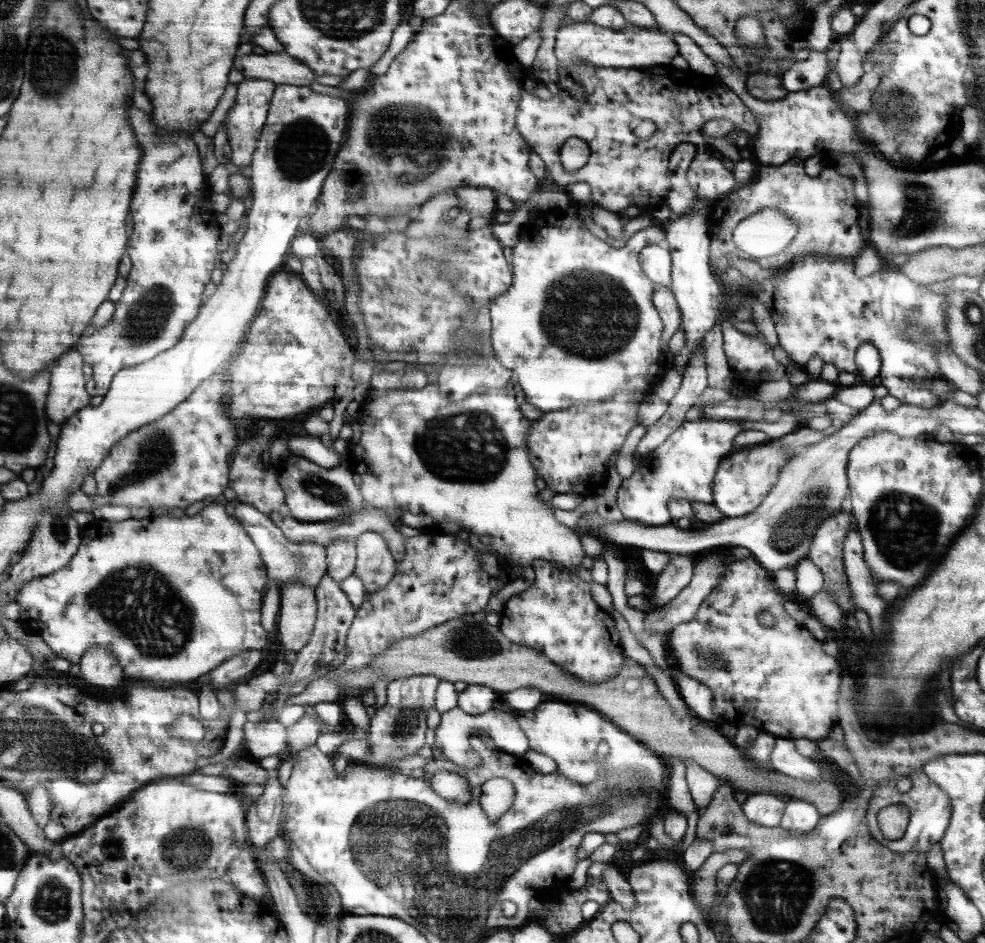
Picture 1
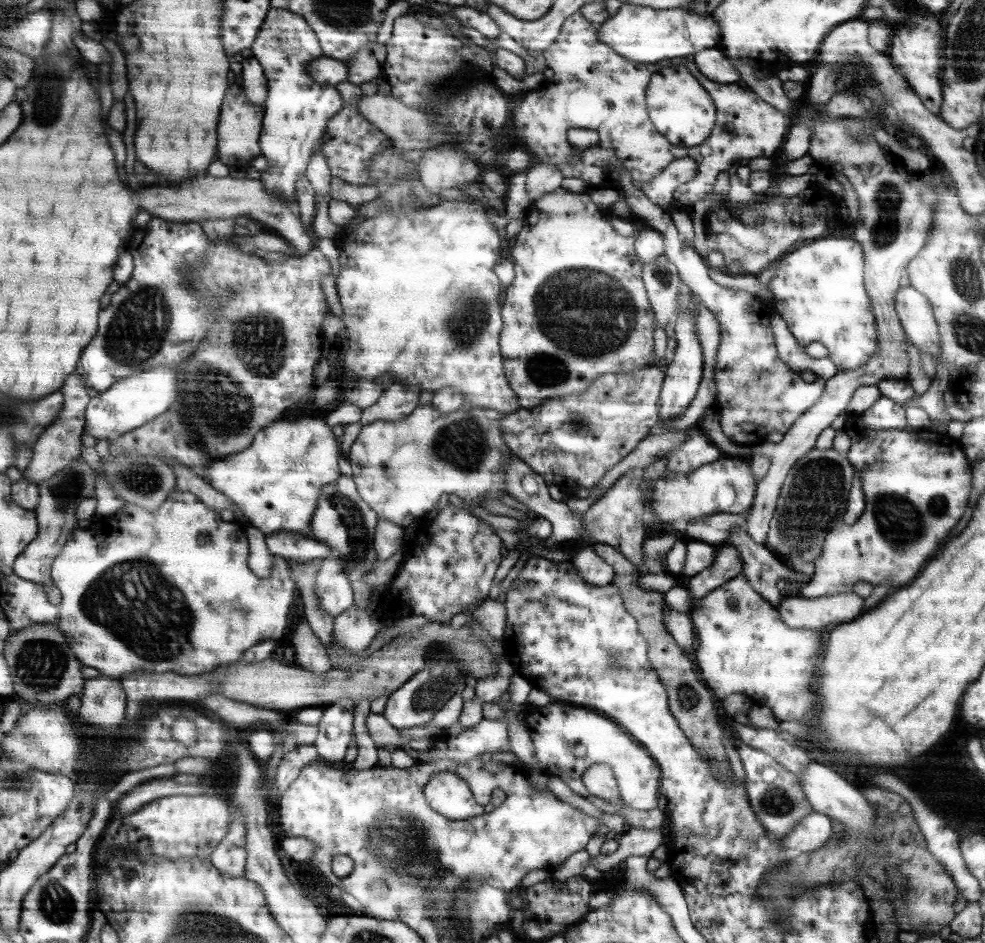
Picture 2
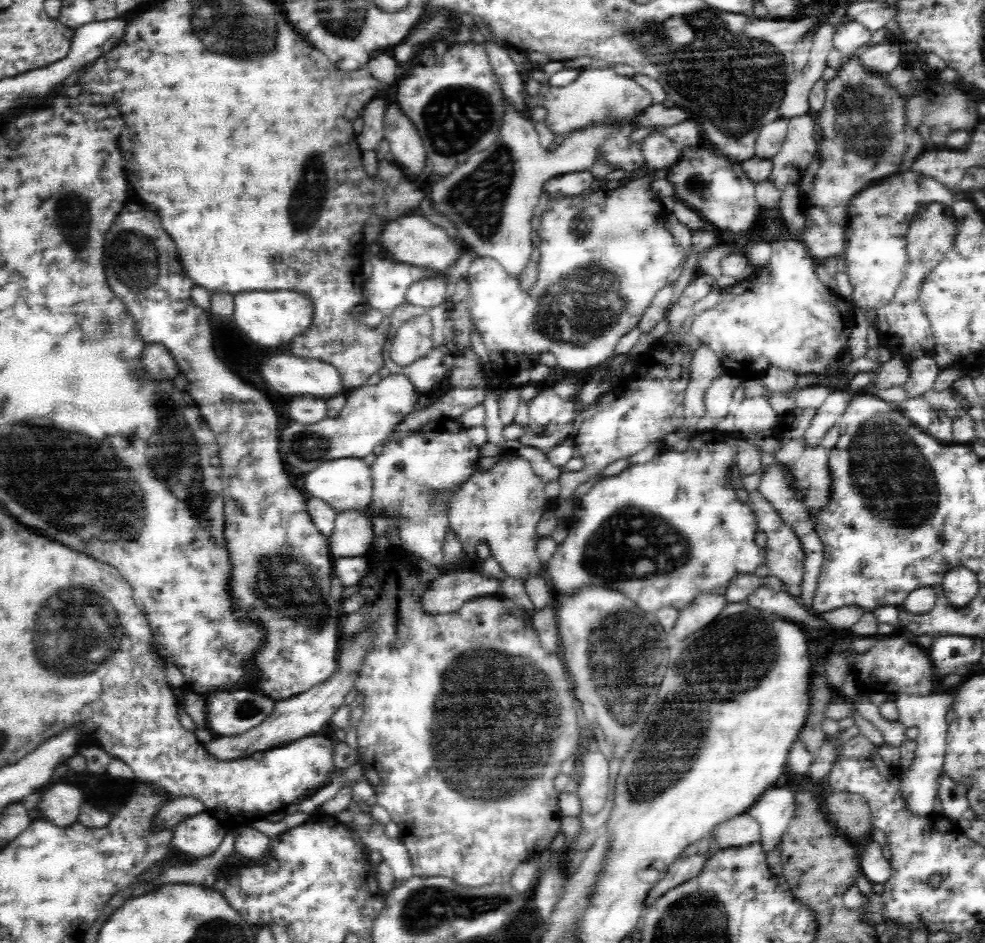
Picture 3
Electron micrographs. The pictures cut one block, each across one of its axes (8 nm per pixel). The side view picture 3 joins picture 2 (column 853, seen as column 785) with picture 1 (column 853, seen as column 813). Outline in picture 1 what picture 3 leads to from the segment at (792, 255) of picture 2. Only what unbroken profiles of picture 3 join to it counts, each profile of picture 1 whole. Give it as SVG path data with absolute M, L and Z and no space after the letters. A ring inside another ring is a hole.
M805 255L776 274L773 282L765 279L759 290L754 290L753 297L757 298L770 314L777 343L787 353L790 366L803 370L807 362L817 355L823 363L833 364L837 370L855 373L855 350L861 344L868 343L878 351L880 384L887 389L889 396L897 398L901 405L929 409L951 400L951 391L955 388L938 368L938 348L947 348L950 343L946 330L947 310L950 306L947 298L927 289L925 284L915 284L895 266L881 277L878 274L857 277L853 264L854 259Z

